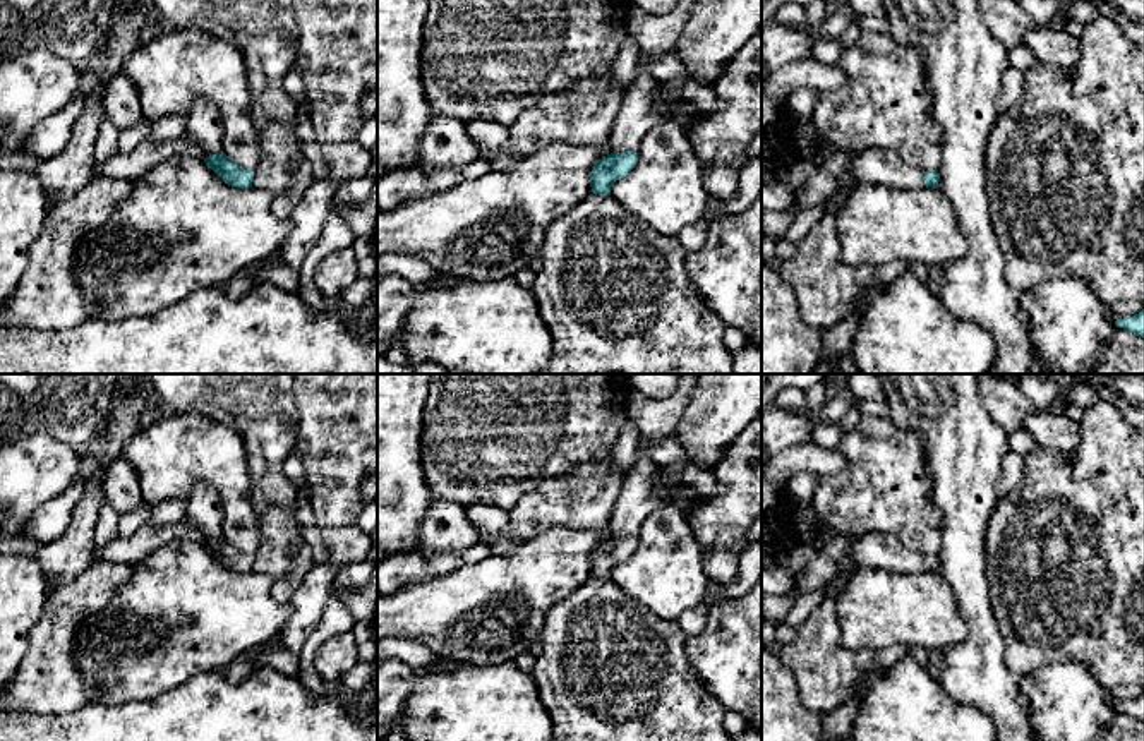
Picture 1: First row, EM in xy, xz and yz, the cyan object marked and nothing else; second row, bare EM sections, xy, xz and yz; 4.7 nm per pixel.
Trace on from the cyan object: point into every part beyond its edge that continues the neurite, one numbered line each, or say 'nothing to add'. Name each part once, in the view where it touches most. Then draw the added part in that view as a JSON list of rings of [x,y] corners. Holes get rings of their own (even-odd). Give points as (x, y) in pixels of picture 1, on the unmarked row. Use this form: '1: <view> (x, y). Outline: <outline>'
1: xz (640, 494). Outline: [[[638,460],[626,470],[624,485],[609,521],[616,537],[638,537],[647,516],[669,504],[669,499],[659,491],[659,470],[660,465],[650,460]]]

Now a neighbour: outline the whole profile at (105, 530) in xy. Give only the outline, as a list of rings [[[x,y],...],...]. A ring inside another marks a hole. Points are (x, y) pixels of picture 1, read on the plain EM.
[[[103,501],[99,513],[98,513],[98,523],[94,528],[94,549],[93,549],[93,561],[101,559],[101,552],[105,545],[118,537],[117,532],[117,521],[120,515],[115,511],[115,508],[110,504],[110,501]]]

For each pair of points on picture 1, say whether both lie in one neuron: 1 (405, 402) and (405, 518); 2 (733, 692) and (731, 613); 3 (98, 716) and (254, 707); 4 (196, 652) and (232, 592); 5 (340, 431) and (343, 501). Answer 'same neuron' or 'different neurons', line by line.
1: same neuron
2: same neuron
3: same neuron
4: same neuron
5: same neuron

